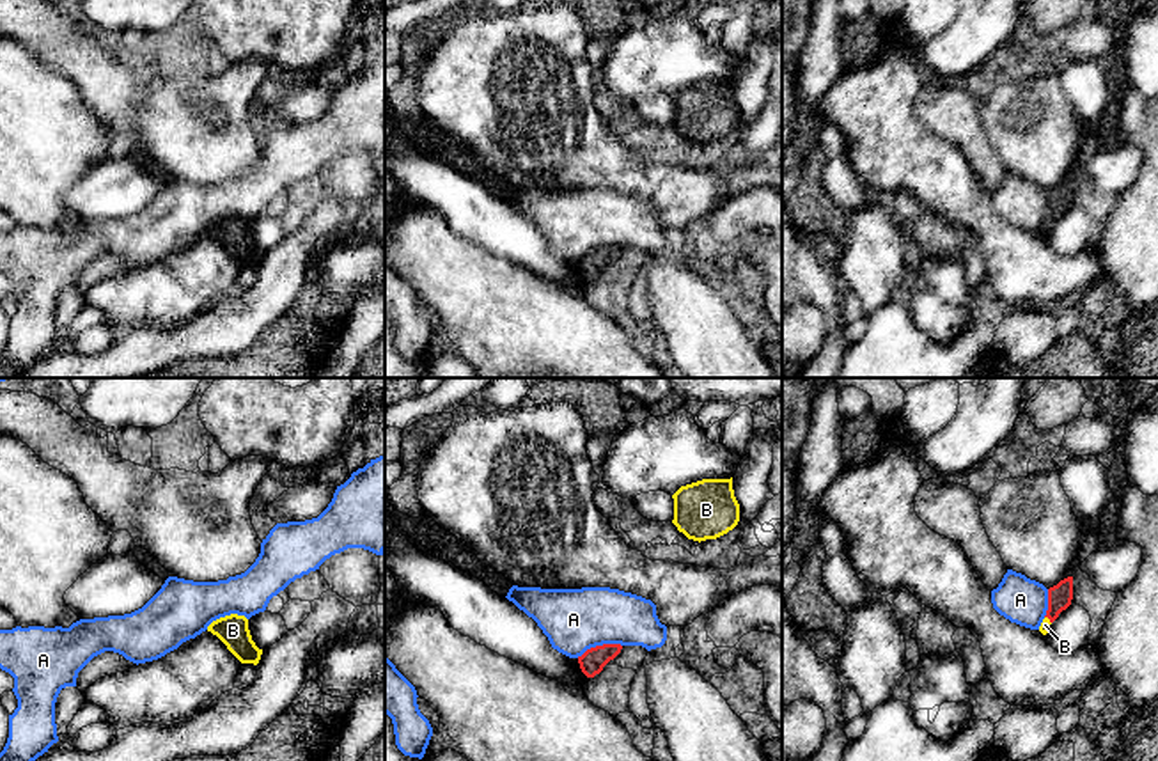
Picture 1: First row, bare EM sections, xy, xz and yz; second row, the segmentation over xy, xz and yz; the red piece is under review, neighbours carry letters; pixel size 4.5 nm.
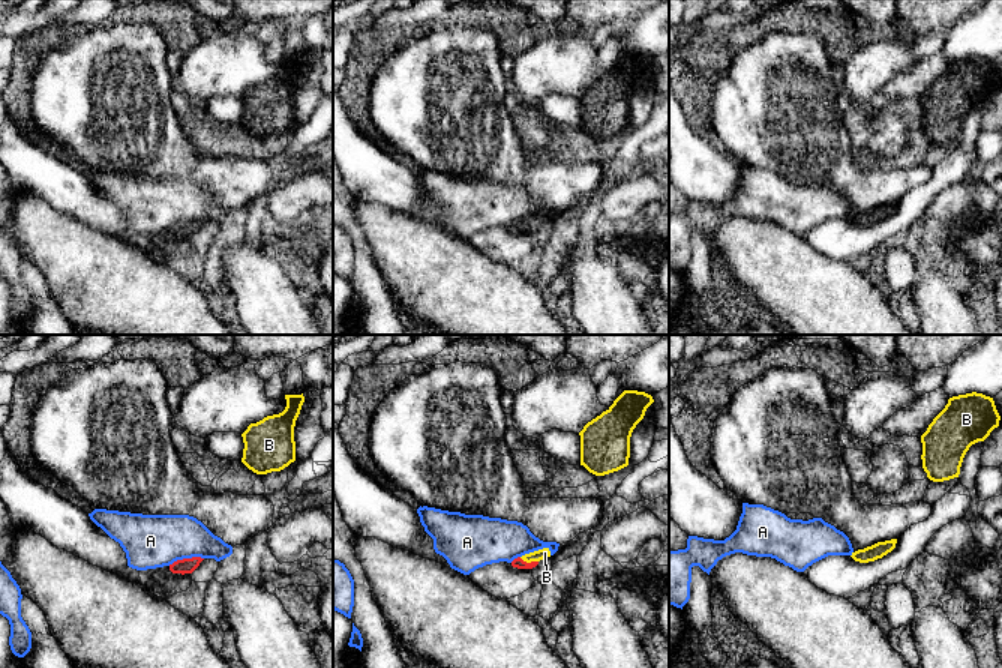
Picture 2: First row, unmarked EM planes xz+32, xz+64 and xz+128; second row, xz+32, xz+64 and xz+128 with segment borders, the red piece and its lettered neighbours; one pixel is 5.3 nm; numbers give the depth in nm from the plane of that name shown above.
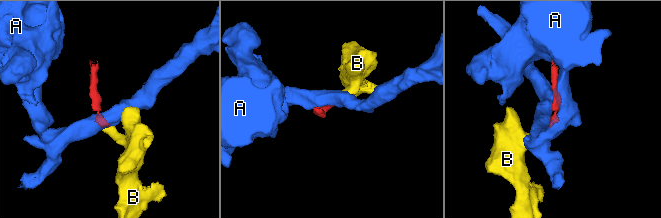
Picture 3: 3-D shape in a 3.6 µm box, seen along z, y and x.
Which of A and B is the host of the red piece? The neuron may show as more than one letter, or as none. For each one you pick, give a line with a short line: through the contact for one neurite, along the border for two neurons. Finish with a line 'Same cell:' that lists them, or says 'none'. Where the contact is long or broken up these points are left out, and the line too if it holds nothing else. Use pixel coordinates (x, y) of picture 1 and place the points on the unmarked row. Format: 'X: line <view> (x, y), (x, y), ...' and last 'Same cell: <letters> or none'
B: line yz (1059, 199), (1048, 220), (1045, 227)
Same cell: B

